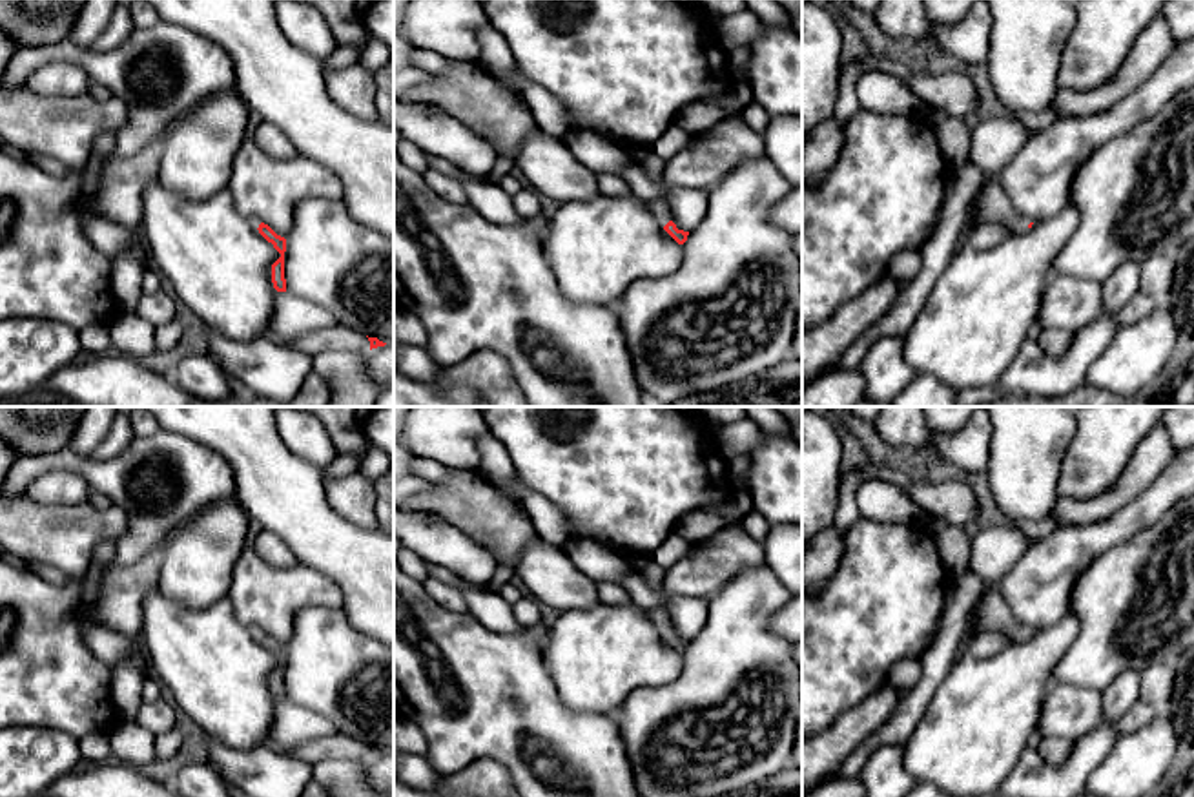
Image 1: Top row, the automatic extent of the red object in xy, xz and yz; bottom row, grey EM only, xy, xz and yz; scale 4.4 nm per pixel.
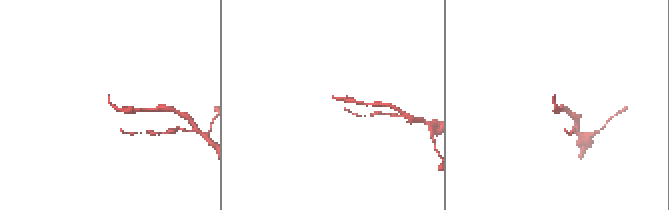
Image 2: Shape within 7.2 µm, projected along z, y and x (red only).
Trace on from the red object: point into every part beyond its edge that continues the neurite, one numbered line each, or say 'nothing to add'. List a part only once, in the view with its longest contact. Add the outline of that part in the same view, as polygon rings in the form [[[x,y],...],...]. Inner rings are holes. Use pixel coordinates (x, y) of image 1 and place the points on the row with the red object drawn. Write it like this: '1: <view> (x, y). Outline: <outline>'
1: xz (660, 208). Outline: [[[667,195],[654,199],[653,202],[649,202],[649,206],[662,226],[671,221]]]

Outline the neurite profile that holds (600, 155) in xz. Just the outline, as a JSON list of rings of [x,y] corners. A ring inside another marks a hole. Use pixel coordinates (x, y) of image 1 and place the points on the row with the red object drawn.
[[[569,129],[567,148],[594,173],[622,173],[634,157],[618,142],[585,129]]]

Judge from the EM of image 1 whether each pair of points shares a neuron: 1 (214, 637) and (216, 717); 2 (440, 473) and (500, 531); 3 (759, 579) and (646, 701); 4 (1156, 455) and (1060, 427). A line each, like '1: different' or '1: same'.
1: same
2: different
3: same
4: different

